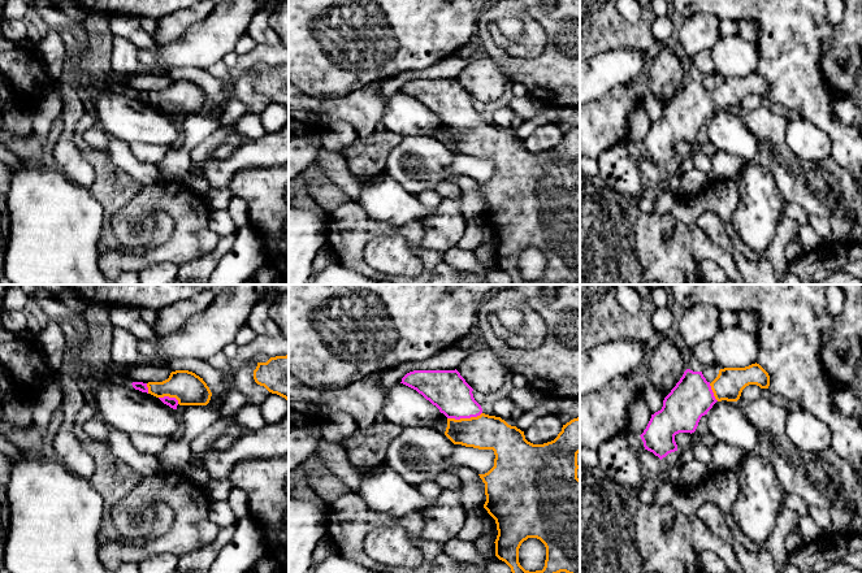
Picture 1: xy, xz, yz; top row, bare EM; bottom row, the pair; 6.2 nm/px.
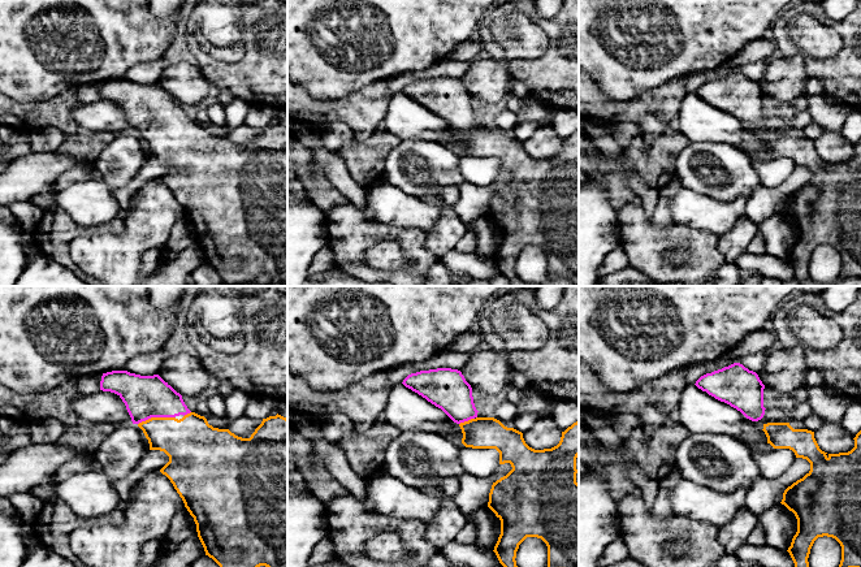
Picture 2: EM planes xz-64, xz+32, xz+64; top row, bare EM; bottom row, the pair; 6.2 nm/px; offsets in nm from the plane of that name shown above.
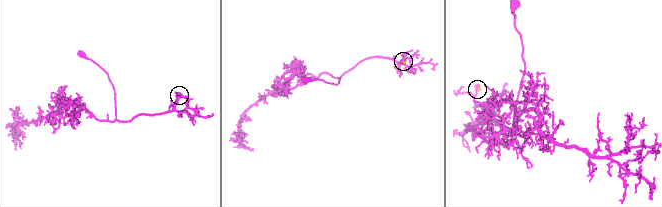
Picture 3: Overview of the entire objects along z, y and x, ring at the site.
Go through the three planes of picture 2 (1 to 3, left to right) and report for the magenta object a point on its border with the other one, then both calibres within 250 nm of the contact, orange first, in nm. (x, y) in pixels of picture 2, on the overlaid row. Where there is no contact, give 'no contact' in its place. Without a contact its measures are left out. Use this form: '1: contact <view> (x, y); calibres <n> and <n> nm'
1: contact xz-64 (156, 418); calibres 300 and 260 nm
2: contact xz+32 (466, 421); calibres 190 and 260 nm
3: no contact

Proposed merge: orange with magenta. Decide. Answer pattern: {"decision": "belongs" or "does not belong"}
{"decision": "belongs"}

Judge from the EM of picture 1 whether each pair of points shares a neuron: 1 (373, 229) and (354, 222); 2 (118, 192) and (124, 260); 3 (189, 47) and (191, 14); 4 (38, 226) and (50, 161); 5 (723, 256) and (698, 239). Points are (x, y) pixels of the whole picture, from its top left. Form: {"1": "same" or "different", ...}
{"1": "same", "2": "different", "3": "different", "4": "different", "5": "same"}

